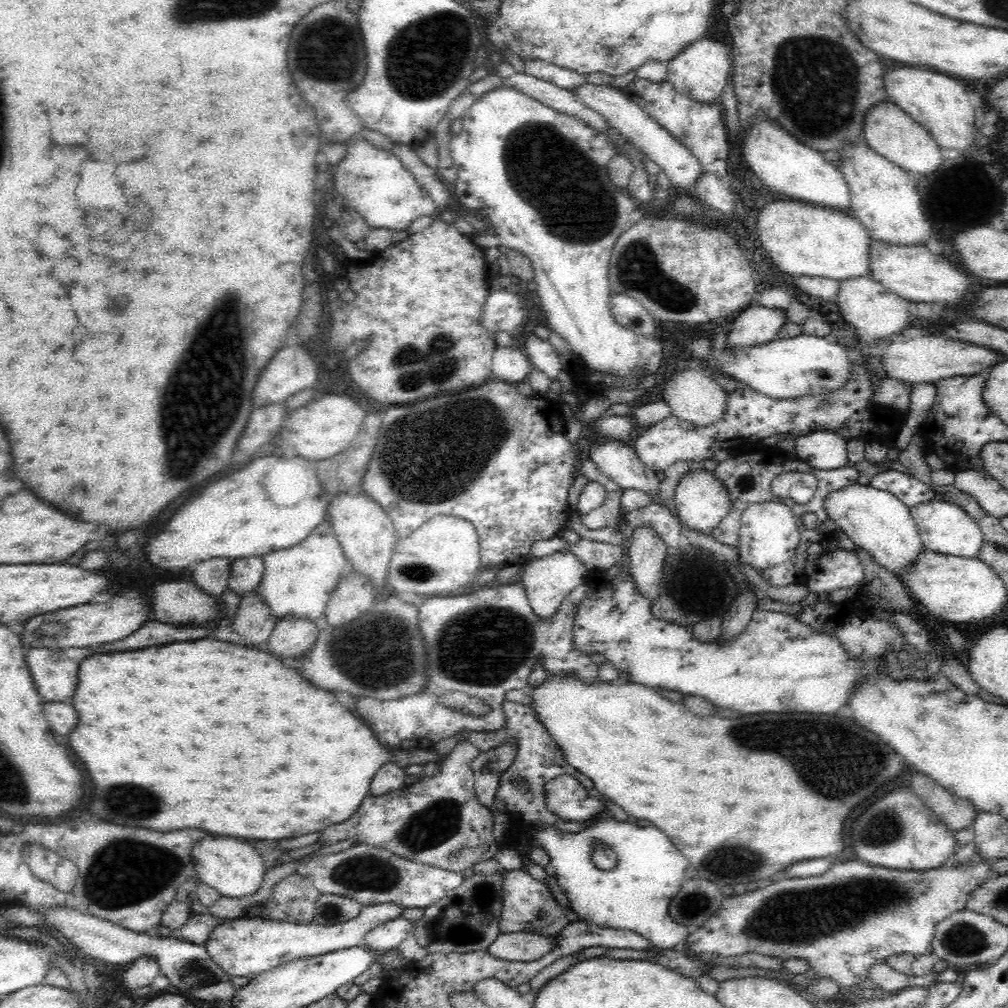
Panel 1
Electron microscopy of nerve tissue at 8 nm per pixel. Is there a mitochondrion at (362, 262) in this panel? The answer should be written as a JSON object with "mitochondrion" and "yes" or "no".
{"mitochondrion":"no"}

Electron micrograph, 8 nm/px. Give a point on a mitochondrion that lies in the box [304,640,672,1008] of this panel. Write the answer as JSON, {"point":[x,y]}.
{"point":[467,919]}

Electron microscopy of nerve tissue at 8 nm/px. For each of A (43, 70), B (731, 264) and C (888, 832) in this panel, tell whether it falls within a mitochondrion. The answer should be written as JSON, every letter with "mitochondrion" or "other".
{"A":"other","B":"other","C":"mitochondrion"}

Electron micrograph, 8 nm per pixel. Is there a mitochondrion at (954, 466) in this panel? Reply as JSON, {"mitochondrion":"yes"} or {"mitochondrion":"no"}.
{"mitochondrion":"no"}

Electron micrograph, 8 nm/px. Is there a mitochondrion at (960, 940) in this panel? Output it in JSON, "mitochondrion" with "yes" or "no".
{"mitochondrion":"yes"}

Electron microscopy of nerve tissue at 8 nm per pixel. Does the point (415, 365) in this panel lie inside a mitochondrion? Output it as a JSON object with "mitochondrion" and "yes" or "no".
{"mitochondrion":"yes"}

